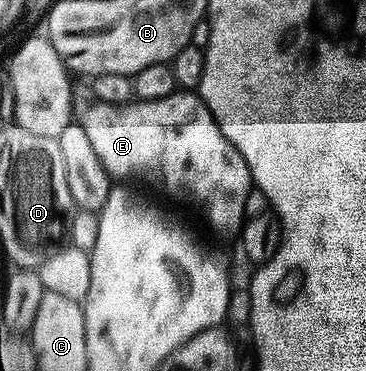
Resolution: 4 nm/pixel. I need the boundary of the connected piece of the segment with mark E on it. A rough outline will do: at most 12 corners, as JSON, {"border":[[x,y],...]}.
{"border":[[199,93],[77,97],[113,179],[232,239],[252,173]]}

